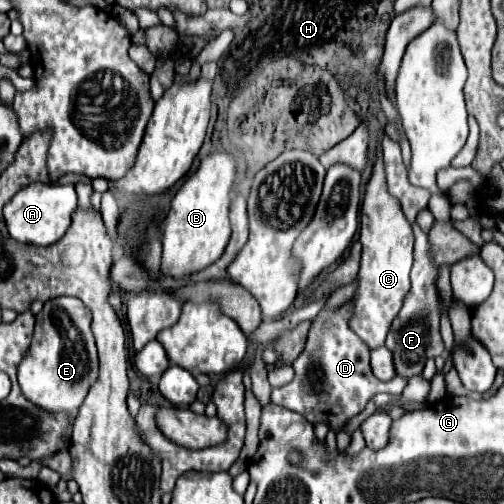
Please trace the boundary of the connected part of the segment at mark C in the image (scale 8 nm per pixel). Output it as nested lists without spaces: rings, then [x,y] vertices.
[[[378,147],[378,161],[374,165],[372,179],[366,185],[366,197],[362,203],[362,219],[360,219],[360,241],[362,241],[362,261],[358,271],[358,289],[354,293],[352,305],[352,317],[350,317],[350,329],[372,349],[382,347],[386,341],[386,335],[390,331],[390,325],[394,317],[398,315],[398,309],[402,309],[402,301],[406,293],[410,291],[410,269],[412,269],[412,255],[414,255],[414,235],[412,227],[406,221],[404,213],[400,211],[398,201],[388,195],[386,191],[386,179],[384,179],[384,167],[380,159],[380,147]]]

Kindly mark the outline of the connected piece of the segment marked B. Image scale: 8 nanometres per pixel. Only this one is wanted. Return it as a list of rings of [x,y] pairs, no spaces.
[[[226,151],[210,153],[202,159],[198,171],[184,181],[174,195],[162,233],[162,271],[174,279],[198,273],[220,259],[230,239],[230,205],[236,181],[236,157]]]

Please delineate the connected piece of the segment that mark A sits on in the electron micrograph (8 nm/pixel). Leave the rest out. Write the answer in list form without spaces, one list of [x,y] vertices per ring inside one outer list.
[[[32,183],[20,189],[10,203],[4,205],[4,221],[10,231],[10,237],[28,243],[28,245],[52,245],[72,223],[72,213],[76,209],[76,191],[74,185],[58,185],[58,183]]]

